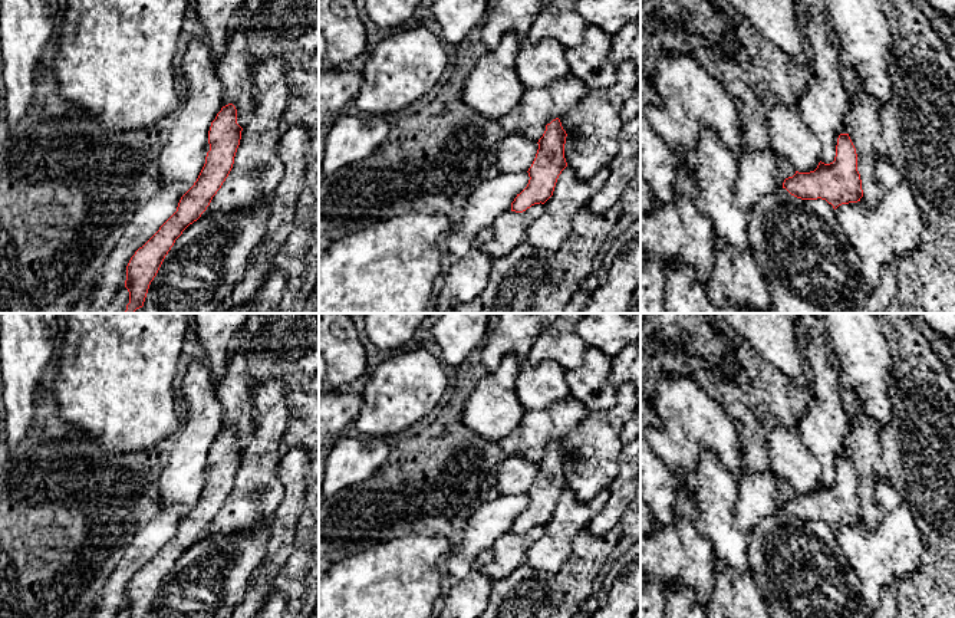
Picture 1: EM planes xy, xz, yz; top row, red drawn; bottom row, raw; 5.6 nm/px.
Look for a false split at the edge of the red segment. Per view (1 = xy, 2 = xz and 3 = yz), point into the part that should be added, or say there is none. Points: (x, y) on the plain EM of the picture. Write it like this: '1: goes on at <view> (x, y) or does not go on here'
1: does not go on here
2: does not go on here
3: does not go on here

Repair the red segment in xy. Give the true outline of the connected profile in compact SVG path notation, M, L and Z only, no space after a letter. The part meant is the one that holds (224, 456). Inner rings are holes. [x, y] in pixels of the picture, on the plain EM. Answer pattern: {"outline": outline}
{"outline": "M233 425L221 430L215 441L211 444L208 453L210 473L205 479L205 486L194 504L194 507L181 519L177 533L159 549L159 552L131 579L126 588L126 602L125 609L129 618L146 618L148 611L154 599L157 598L165 578L174 568L175 562L182 556L182 553L197 543L201 536L210 527L213 519L221 510L223 504L228 499L237 470L240 467L243 450L237 446L237 431Z"}

